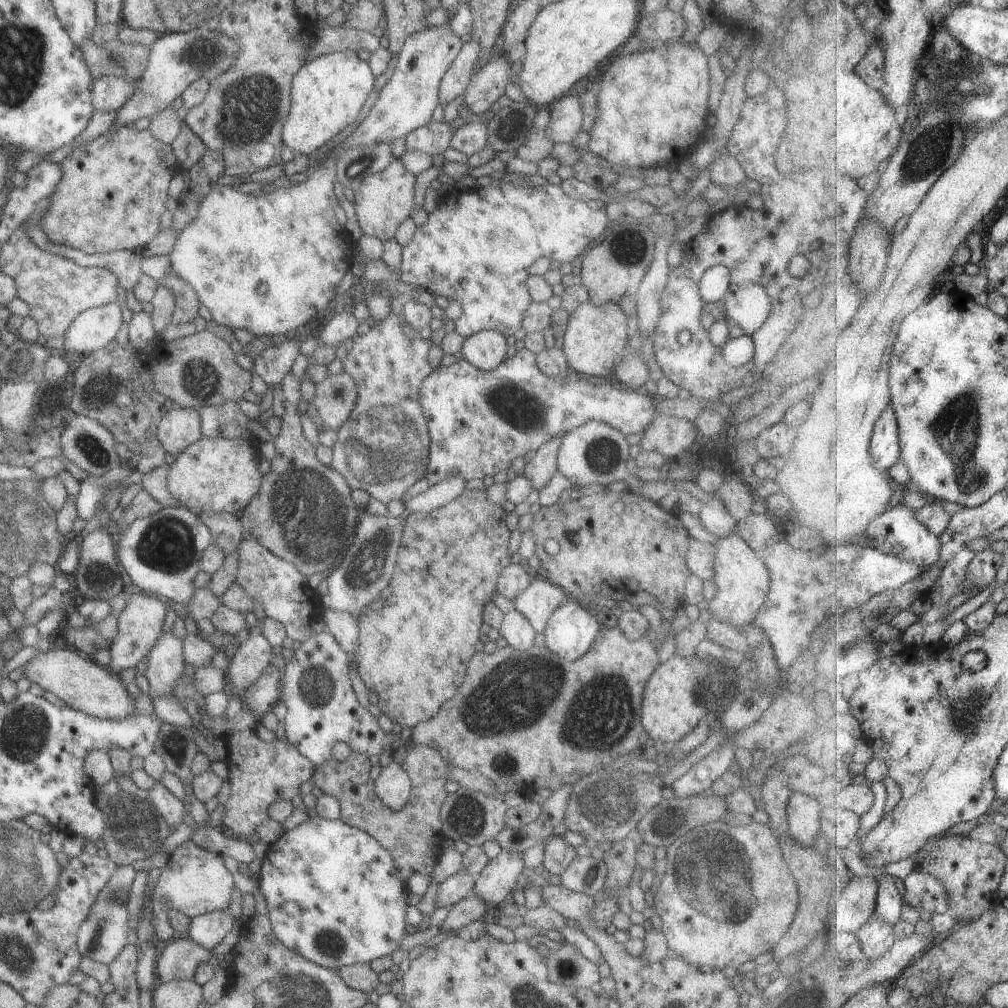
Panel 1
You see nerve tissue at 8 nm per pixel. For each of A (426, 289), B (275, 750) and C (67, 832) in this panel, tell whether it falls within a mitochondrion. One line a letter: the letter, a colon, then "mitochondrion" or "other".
A: other
B: other
C: other

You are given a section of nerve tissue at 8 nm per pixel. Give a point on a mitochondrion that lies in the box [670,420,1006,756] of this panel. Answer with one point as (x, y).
(969, 717)

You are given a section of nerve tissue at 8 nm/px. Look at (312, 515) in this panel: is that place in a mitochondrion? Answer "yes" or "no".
yes

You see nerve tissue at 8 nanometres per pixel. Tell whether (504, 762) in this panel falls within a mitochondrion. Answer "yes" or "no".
yes

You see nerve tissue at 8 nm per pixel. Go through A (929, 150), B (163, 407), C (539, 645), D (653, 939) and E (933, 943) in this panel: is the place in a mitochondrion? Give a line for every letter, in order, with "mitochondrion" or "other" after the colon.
A: mitochondrion
B: other
C: other
D: other
E: other

